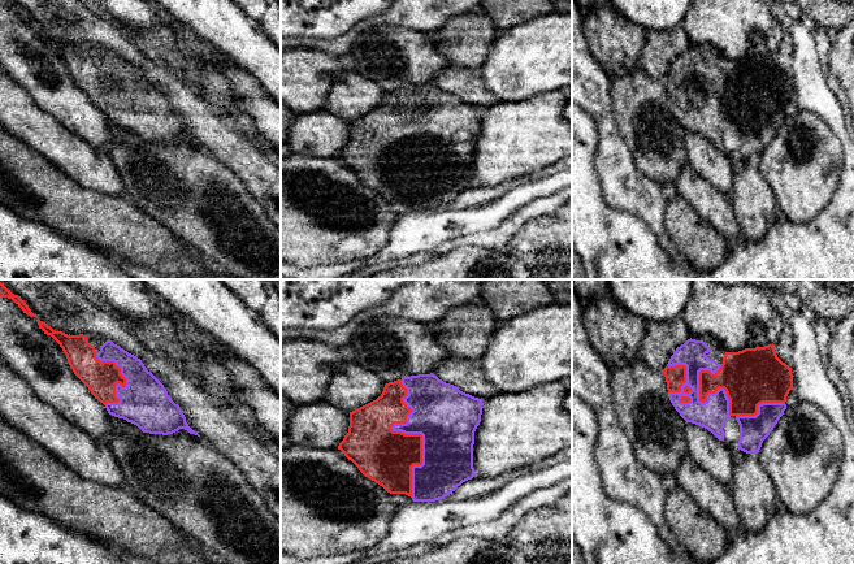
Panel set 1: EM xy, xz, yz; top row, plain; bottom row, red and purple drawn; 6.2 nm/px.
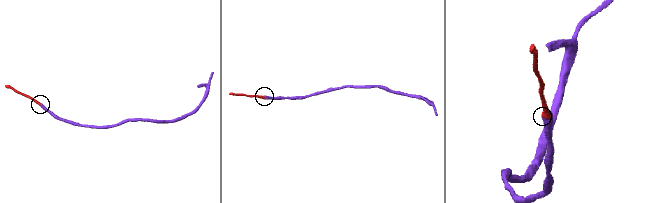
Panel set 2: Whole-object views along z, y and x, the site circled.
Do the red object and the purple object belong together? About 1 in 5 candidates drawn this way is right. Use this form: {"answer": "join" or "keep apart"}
{"answer": "join"}

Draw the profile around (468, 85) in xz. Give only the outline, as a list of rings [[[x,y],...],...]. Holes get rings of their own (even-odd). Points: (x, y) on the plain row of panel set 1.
[[[450,65],[437,74],[433,83],[443,91],[456,95],[460,100],[482,109],[500,103],[500,99],[487,90],[480,69]]]

